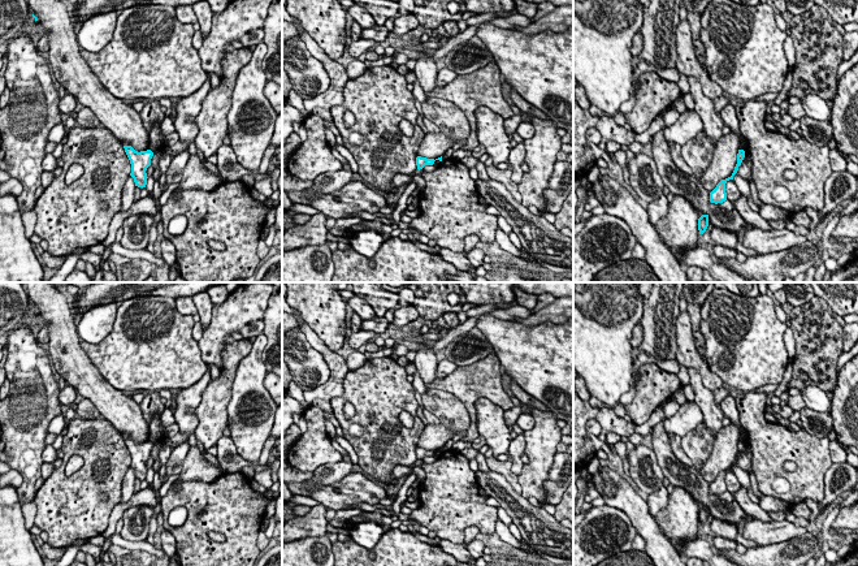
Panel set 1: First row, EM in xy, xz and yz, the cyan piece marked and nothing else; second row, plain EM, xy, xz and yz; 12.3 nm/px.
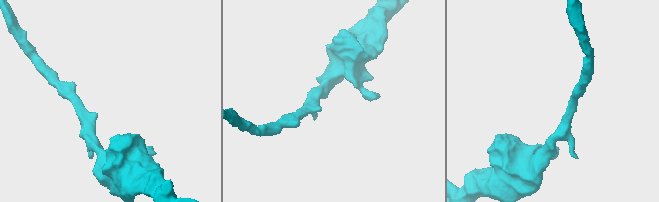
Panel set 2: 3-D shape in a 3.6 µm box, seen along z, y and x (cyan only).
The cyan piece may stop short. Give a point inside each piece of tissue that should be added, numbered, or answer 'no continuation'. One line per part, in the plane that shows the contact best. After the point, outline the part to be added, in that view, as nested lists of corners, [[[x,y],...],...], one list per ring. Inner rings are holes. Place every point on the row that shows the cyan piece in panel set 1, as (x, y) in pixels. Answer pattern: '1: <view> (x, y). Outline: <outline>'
no continuation

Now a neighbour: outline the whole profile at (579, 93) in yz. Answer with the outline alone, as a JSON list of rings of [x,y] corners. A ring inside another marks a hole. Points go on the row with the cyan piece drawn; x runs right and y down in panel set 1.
[[[577,85],[573,87],[573,99],[582,109],[589,109],[590,103],[582,86]]]

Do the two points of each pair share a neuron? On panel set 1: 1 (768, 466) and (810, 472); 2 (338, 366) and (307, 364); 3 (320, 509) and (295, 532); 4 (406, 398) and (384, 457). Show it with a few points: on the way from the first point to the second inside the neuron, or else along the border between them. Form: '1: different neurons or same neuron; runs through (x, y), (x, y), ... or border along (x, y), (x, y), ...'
1: same neuron; runs through (779, 471), (788, 475), (800, 475)
2: different neurons; border along (308, 341), (329, 370), (329, 377), (312, 389)
3: same neuron; runs through (313, 515), (302, 527)
4: same neuron; runs through (391, 413), (386, 418), (384, 443)

